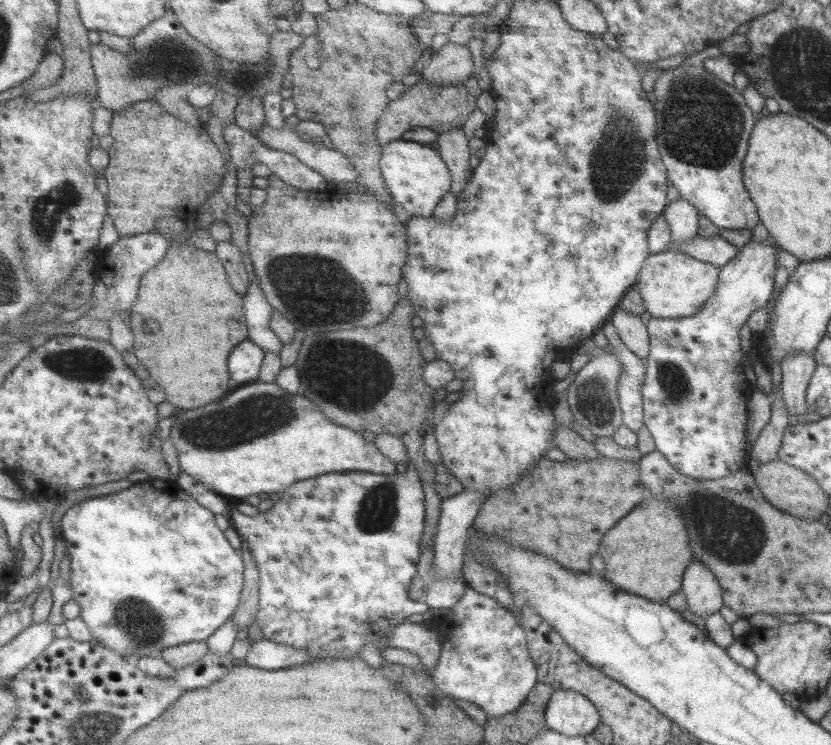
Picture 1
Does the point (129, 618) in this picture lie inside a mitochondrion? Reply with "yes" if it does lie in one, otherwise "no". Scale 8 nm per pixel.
yes

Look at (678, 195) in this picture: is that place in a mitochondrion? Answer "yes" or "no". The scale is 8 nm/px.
no

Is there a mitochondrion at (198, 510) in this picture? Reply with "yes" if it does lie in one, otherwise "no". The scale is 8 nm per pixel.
no

